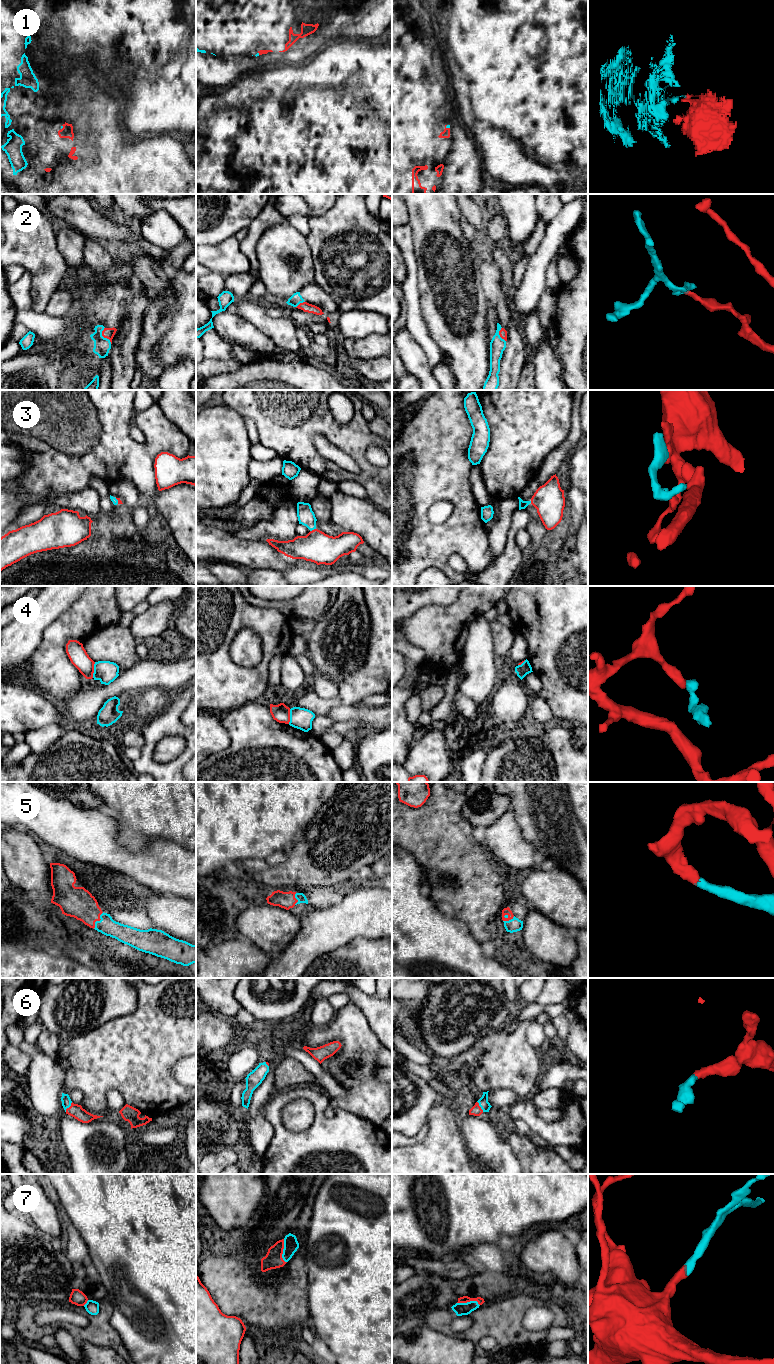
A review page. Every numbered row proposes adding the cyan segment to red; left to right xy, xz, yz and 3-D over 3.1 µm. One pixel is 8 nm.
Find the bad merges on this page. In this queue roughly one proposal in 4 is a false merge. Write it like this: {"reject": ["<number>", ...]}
{"reject": ["4"]}

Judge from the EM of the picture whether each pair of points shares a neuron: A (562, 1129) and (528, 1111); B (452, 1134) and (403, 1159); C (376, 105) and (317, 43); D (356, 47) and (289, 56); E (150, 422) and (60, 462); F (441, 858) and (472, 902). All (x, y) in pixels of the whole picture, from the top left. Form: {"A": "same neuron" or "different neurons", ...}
{"A": "same neuron", "B": "same neuron", "C": "different neurons", "D": "different neurons", "E": "same neuron", "F": "same neuron"}

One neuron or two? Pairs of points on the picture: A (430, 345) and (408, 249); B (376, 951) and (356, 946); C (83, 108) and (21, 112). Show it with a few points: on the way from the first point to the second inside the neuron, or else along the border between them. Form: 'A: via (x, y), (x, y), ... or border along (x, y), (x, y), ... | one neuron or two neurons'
A: via (414, 321), (411, 273) | one neuron
B: via (371, 951), (361, 951) | one neuron
C: via (68, 107), (64, 107), (58, 112), (36, 112) | one neuron

